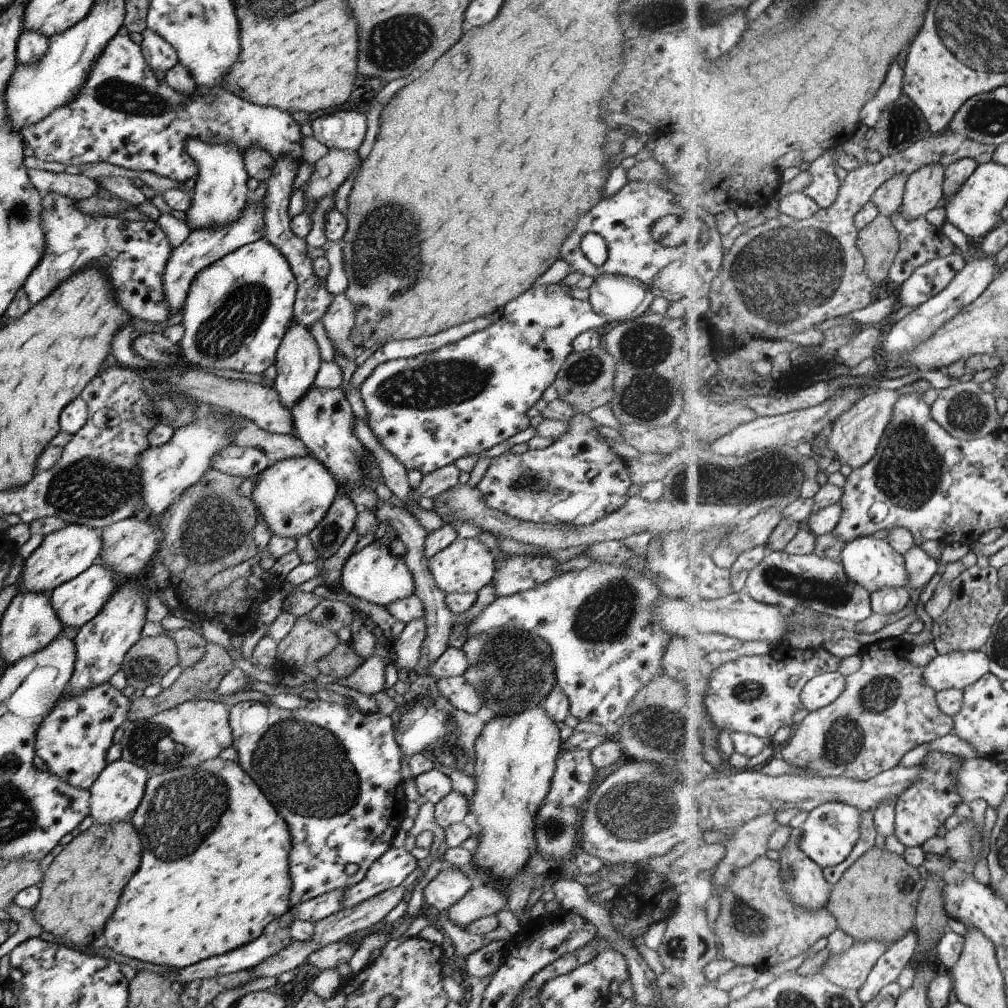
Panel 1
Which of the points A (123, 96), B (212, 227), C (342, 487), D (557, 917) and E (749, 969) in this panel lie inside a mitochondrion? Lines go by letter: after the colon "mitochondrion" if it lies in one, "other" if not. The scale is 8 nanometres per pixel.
A: mitochondrion
B: other
C: other
D: other
E: other

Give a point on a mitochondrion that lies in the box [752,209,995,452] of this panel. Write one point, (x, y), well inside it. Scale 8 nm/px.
(967, 413)

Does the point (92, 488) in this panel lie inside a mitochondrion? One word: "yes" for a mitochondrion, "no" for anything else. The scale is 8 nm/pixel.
yes

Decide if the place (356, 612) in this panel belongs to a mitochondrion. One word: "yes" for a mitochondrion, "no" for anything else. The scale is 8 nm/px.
no

